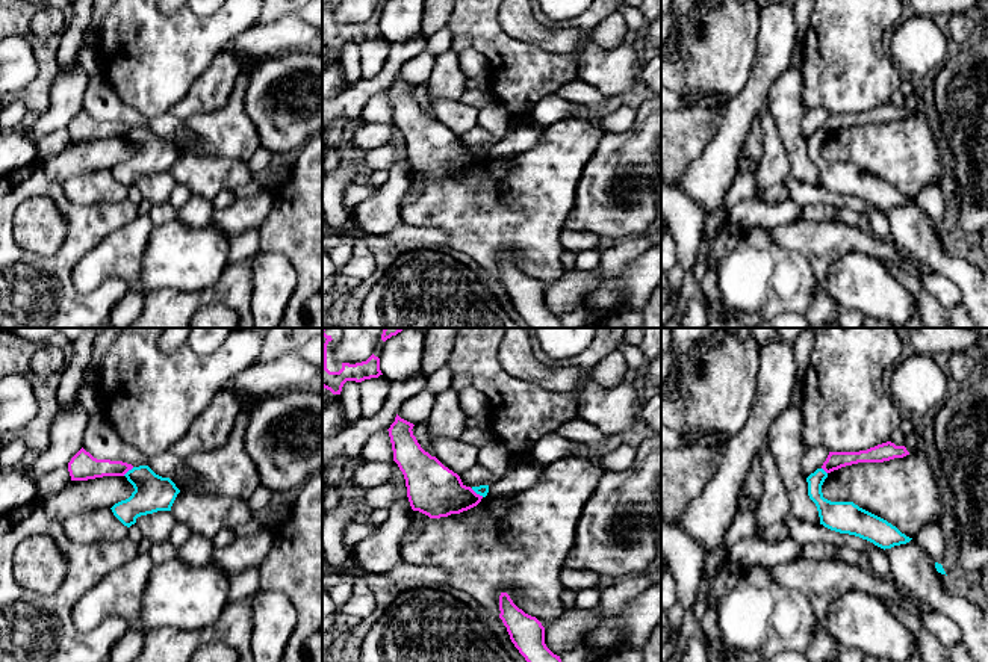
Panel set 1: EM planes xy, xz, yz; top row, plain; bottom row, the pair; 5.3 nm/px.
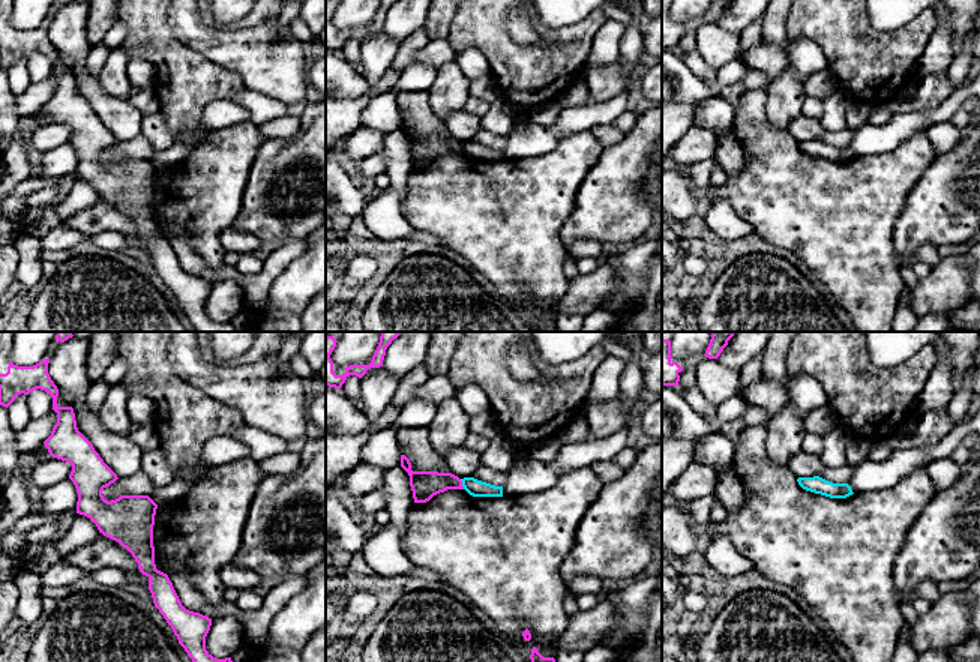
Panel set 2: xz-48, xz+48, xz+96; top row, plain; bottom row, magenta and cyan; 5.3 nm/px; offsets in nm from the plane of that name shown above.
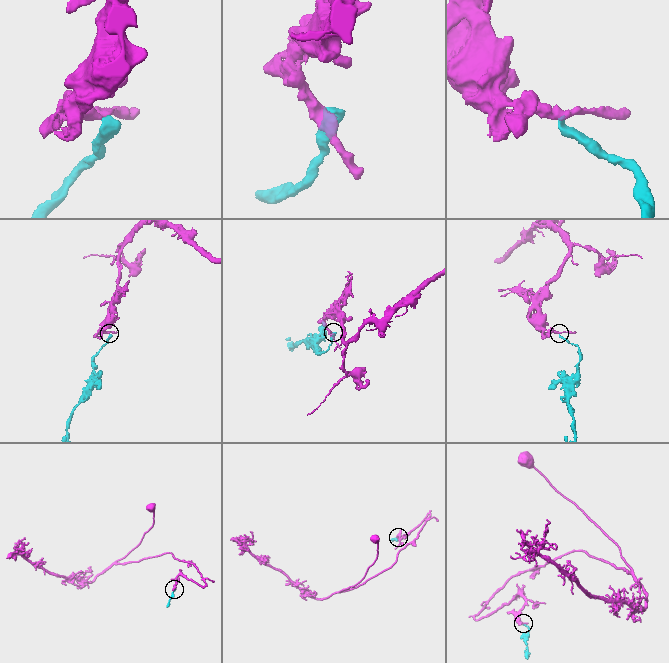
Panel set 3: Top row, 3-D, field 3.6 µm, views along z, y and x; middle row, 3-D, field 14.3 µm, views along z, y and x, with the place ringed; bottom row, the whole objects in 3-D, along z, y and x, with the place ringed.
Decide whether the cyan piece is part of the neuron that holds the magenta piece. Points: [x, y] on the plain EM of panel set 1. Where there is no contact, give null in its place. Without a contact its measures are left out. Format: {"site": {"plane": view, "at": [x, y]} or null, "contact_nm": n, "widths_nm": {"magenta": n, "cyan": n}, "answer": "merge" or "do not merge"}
{"site": {"plane": "xz", "at": [475, 154]}, "contact_nm": 80, "widths_nm": {"magenta": 280, "cyan": 60}, "answer": "do not merge"}

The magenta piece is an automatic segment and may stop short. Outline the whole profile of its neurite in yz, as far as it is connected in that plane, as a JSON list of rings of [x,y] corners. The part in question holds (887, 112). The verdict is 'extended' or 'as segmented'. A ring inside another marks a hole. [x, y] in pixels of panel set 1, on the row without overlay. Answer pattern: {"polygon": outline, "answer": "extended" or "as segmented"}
{"polygon": [[[887,103],[859,113],[829,113],[822,130],[826,135],[831,135],[841,128],[858,125],[858,124],[884,124],[894,119],[903,119],[906,116],[909,116],[909,113],[906,112],[905,107],[896,107],[894,104]]], "answer": "as segmented"}

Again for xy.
{"polygon": [[[83,109],[68,124],[71,142],[88,142],[103,138],[124,138],[133,127],[123,122],[97,121]]], "answer": "as segmented"}

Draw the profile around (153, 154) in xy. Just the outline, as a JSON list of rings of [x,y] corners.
[[[148,127],[133,128],[124,138],[133,147],[135,153],[129,160],[110,169],[124,187],[130,189],[141,177],[171,172],[180,151],[169,139],[156,136]]]

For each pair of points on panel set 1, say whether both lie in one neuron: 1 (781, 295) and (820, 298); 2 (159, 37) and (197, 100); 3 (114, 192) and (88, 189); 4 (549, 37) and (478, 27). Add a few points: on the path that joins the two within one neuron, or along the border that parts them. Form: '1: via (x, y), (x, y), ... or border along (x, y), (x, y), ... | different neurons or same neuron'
1: border along (817, 286), (805, 312) | different neurons
2: border along (212, 61), (167, 111) | different neurons
3: via (108, 189), (94, 189) | same neuron
4: border along (497, 15), (512, 37), (537, 47) | different neurons

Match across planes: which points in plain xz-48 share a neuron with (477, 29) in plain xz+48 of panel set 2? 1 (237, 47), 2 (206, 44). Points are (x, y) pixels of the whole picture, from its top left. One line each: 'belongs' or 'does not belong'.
1: does not belong
2: does not belong

